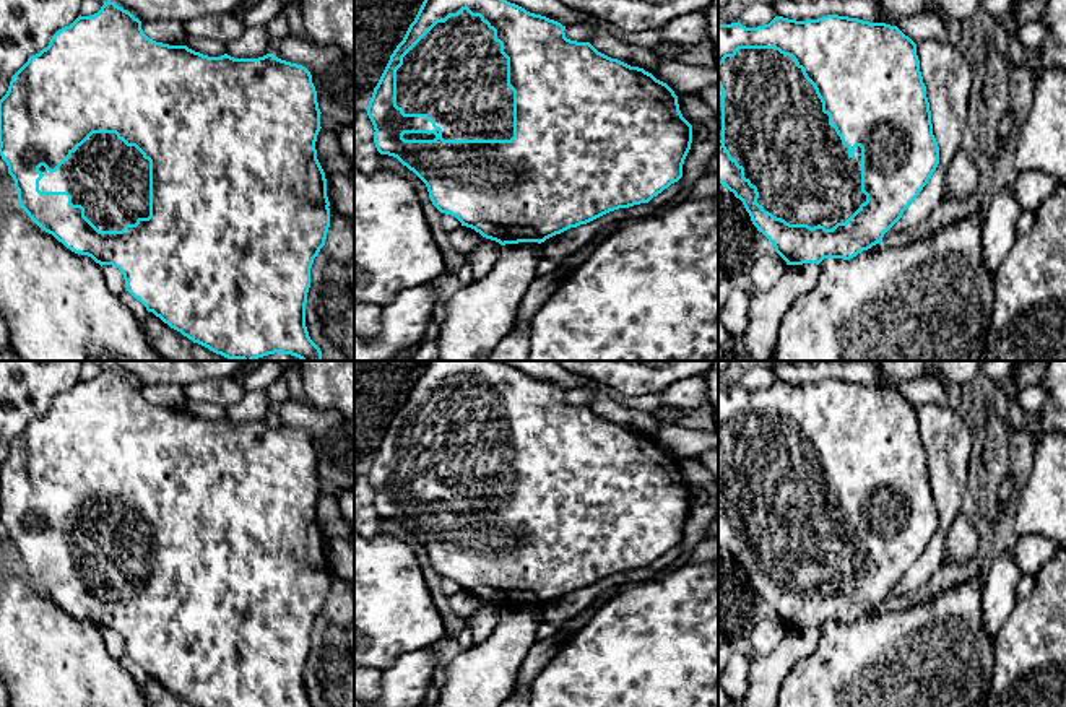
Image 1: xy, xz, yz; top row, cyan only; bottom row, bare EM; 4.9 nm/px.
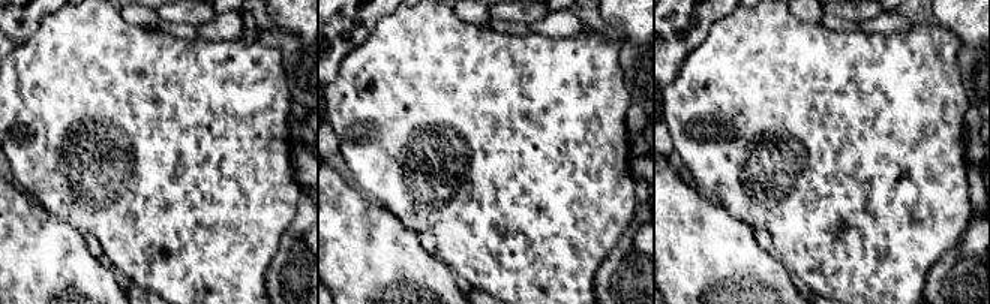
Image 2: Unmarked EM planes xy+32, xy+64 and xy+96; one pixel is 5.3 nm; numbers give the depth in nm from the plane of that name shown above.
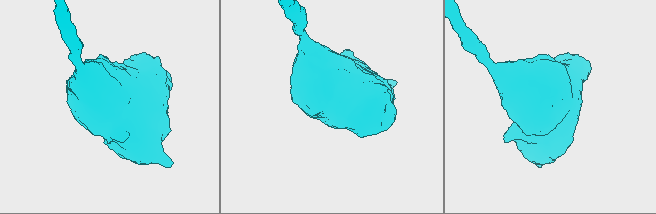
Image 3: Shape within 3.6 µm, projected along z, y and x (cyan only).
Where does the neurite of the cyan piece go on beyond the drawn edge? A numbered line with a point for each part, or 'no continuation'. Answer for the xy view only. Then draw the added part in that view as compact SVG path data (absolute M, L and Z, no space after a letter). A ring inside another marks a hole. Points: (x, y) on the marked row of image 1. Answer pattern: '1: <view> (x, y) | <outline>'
1: xy (111, 181) | M93 133L55 171L39 167L44 177L41 192L68 192L73 205L84 208L84 216L99 231L122 231L138 218L150 216L150 161L135 146L127 146L115 133Z

